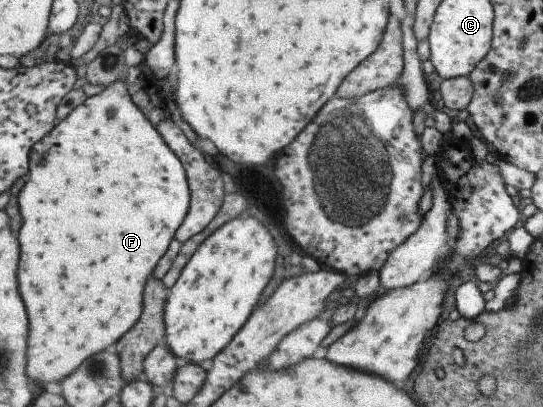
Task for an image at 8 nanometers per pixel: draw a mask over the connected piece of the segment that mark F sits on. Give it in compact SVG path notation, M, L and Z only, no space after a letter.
M122 76L114 84L107 86L98 94L88 97L68 118L59 121L56 128L47 137L36 144L31 154L30 180L27 180L19 193L18 204L22 216L19 230L22 258L20 261L20 292L28 306L28 316L32 320L30 334L30 362L28 376L32 372L32 380L42 386L45 382L62 382L74 374L91 356L99 352L111 350L114 345L143 316L145 289L160 259L168 252L170 245L184 219L191 210L192 193L189 186L187 168L179 155L168 146L163 134L133 101L128 90L126 76Z

